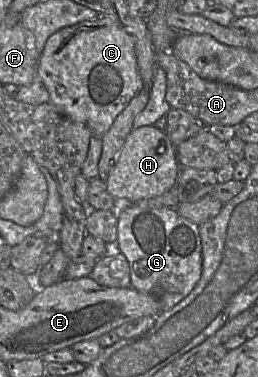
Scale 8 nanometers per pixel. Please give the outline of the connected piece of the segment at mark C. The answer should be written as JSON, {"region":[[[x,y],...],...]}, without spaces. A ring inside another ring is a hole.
{"region":[[[106,16],[82,21],[52,34],[40,53],[36,74],[42,79],[50,95],[50,102],[71,120],[84,124],[92,136],[100,138],[131,99],[144,88],[132,36]]]}

